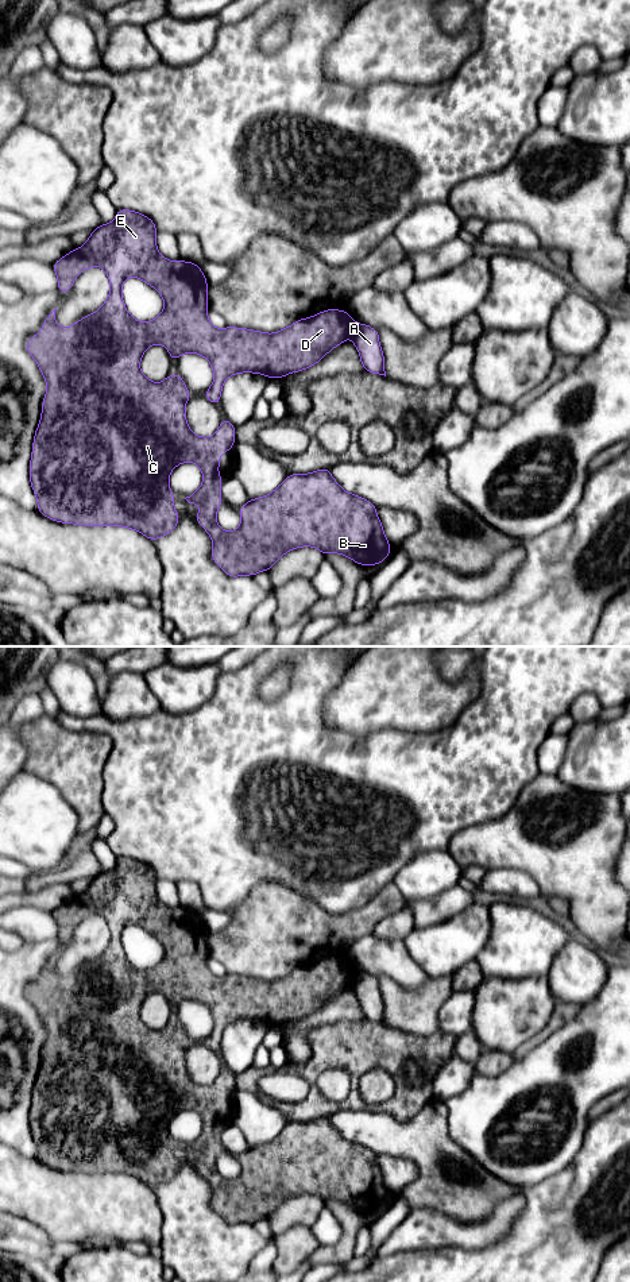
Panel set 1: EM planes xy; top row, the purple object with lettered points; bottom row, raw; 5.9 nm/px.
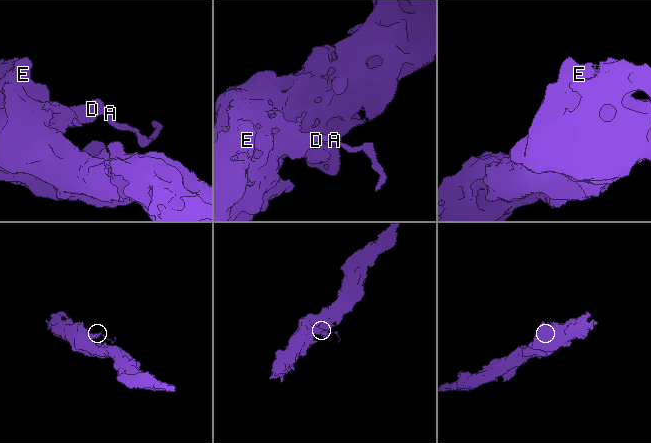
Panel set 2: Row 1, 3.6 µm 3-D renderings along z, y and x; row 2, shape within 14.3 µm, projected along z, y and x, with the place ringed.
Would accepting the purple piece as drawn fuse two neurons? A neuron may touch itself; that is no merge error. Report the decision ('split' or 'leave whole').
split

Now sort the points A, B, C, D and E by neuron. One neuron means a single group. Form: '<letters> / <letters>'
A / B C D E

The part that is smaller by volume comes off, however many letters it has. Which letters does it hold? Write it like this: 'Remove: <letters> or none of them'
Remove: A

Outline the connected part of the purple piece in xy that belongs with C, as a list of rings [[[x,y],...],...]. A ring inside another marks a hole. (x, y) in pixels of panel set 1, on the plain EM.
[[[119,857],[116,866],[112,870],[101,872],[98,876],[96,876],[93,880],[90,880],[90,884],[85,893],[74,896],[71,900],[61,905],[53,912],[53,916],[58,924],[58,938],[62,941],[67,941],[74,931],[78,922],[85,919],[86,916],[97,912],[100,914],[108,923],[111,930],[111,941],[104,950],[104,953],[94,961],[85,964],[80,969],[77,969],[74,973],[69,976],[59,976],[55,969],[55,958],[57,955],[49,962],[49,965],[45,968],[43,974],[40,976],[39,981],[36,984],[32,984],[27,988],[26,996],[30,1000],[30,1003],[35,1007],[38,1011],[45,1028],[47,1031],[46,1043],[42,1053],[42,1063],[39,1073],[36,1076],[35,1084],[34,1084],[34,1092],[32,1092],[32,1103],[30,1109],[30,1128],[34,1138],[34,1142],[38,1147],[38,1159],[43,1162],[45,1165],[62,1170],[62,1171],[76,1171],[76,1173],[88,1173],[88,1174],[125,1174],[131,1175],[134,1178],[140,1179],[151,1189],[169,1182],[178,1171],[179,1161],[175,1159],[173,1154],[174,1142],[171,1140],[169,1135],[169,1123],[173,1119],[174,1115],[177,1115],[181,1111],[192,1109],[196,1111],[204,1123],[204,1128],[201,1135],[190,1144],[186,1144],[185,1147],[189,1151],[198,1151],[200,1152],[200,1161],[196,1163],[197,1170],[209,1181],[212,1185],[212,1205],[213,1209],[231,1225],[237,1225],[241,1223],[250,1223],[254,1224],[259,1219],[268,1219],[287,1198],[299,1196],[299,1194],[314,1194],[321,1198],[322,1202],[325,1201],[341,1201],[347,1205],[351,1205],[353,1209],[356,1209],[360,1213],[374,1213],[380,1212],[391,1200],[391,1194],[383,1181],[383,1174],[380,1171],[380,1167],[376,1163],[376,1155],[368,1150],[367,1147],[349,1142],[344,1139],[340,1132],[332,1125],[329,1116],[322,1116],[314,1120],[309,1121],[291,1121],[287,1124],[271,1142],[264,1143],[262,1146],[251,1147],[244,1154],[239,1156],[239,1162],[241,1166],[241,1171],[237,1178],[233,1179],[225,1179],[223,1178],[217,1170],[216,1170],[216,1161],[220,1155],[223,1147],[220,1142],[221,1135],[221,1123],[216,1119],[220,1115],[220,1101],[228,1100],[232,1097],[232,1093],[235,1090],[235,1073],[228,1069],[223,1067],[216,1082],[212,1085],[198,1085],[196,1084],[186,1070],[186,1062],[185,1062],[185,1053],[189,1049],[190,1040],[183,1031],[179,1022],[167,1023],[167,1026],[161,1030],[155,1031],[148,1028],[140,1019],[139,1011],[142,1007],[142,1003],[144,999],[154,992],[162,992],[167,996],[170,1004],[173,1008],[178,1008],[178,1005],[183,1000],[194,1000],[204,1005],[206,1005],[213,1016],[214,1028],[213,1032],[205,1039],[205,1044],[214,1053],[220,1053],[220,1043],[223,1038],[224,1028],[235,1022],[239,1020],[256,1020],[266,1023],[268,1026],[283,1026],[289,1020],[298,1020],[305,1016],[309,1016],[310,1013],[318,1011],[331,997],[336,996],[340,991],[347,988],[348,985],[352,985],[355,980],[356,970],[352,968],[352,965],[348,962],[347,958],[341,959],[337,957],[326,957],[313,965],[301,966],[295,970],[293,970],[290,974],[277,980],[277,981],[264,981],[259,978],[246,977],[246,976],[233,976],[227,974],[224,977],[214,976],[209,968],[208,968],[208,946],[206,946],[206,926],[200,918],[200,912],[183,910],[183,908],[167,908],[165,907],[156,897],[156,874],[152,870],[152,868],[139,860],[128,858],[128,857]],[[136,924],[150,934],[152,934],[155,938],[158,938],[165,947],[165,955],[162,961],[152,969],[136,969],[125,957],[123,943],[121,943],[121,932],[123,930],[130,926]]]

